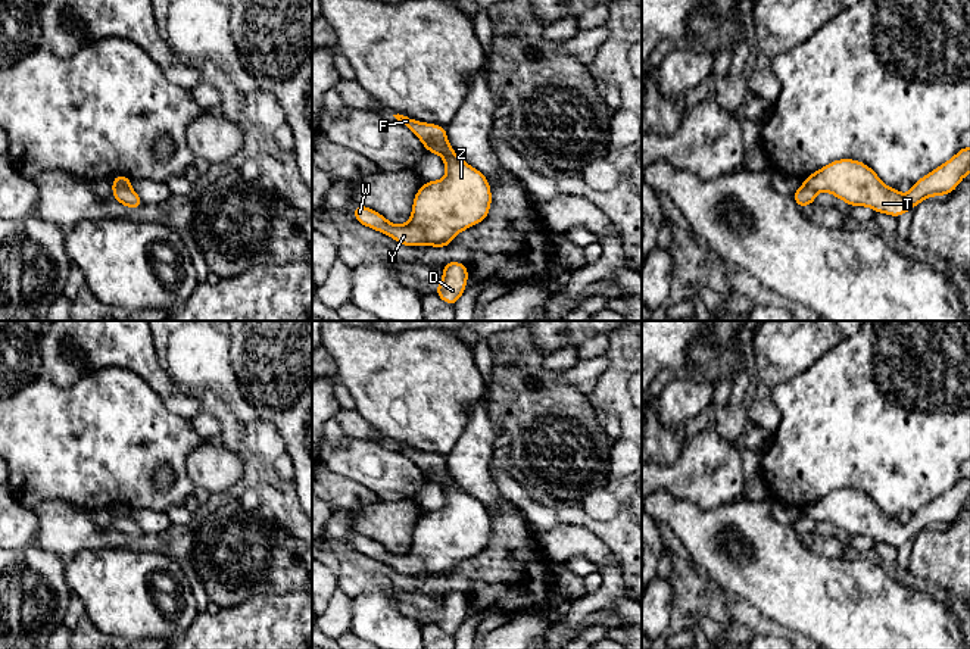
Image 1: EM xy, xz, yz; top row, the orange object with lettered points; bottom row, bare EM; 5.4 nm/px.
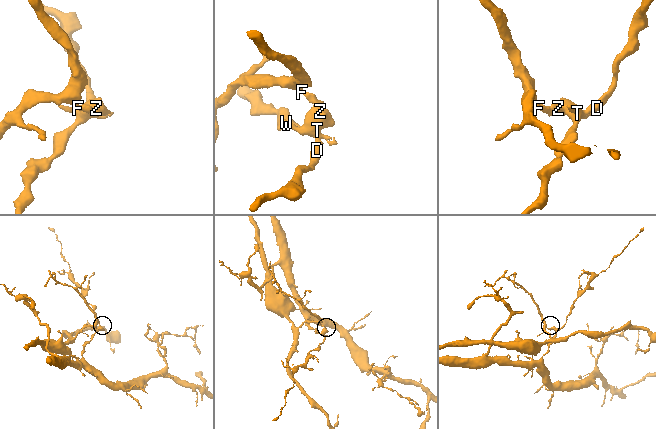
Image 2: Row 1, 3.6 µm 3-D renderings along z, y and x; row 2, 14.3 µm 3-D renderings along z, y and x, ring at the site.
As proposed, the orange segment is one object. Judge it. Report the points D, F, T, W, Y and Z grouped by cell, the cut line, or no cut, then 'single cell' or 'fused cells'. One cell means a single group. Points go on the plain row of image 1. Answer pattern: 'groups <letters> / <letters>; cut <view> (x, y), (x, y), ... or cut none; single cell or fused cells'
groups D T W Y Z / F; cut xy (114, 514), (128, 517); fused cells

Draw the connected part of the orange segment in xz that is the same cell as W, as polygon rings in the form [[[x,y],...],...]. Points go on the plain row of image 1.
[[[445,489],[446,506],[427,511],[414,527],[408,553],[390,553],[381,543],[356,534],[355,549],[402,575],[447,577],[461,561],[484,550],[492,521],[484,503],[462,489]]]

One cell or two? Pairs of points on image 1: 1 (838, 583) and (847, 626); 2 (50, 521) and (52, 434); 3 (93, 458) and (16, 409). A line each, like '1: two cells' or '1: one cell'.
1: one cell
2: two cells
3: one cell

